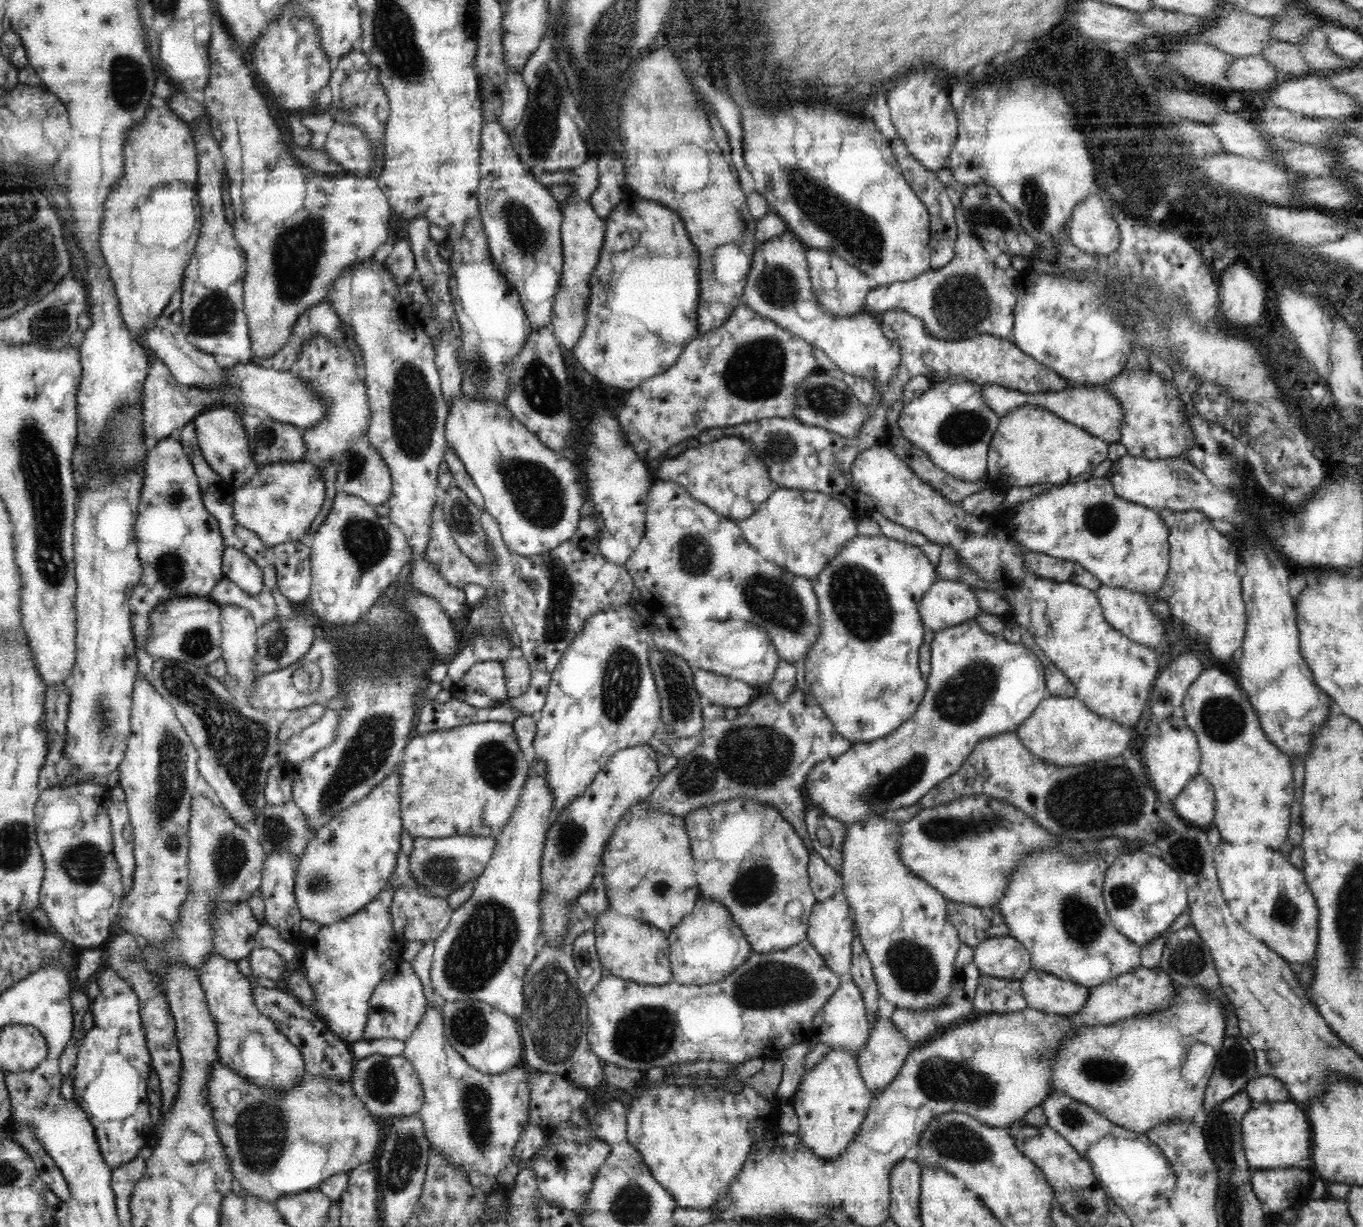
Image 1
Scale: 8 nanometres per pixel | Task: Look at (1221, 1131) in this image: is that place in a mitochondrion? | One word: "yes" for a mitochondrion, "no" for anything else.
yes

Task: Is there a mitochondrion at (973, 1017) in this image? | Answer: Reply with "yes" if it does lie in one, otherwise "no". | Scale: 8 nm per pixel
no

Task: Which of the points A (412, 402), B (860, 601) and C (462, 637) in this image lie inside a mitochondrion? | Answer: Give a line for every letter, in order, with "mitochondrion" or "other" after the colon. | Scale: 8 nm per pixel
A: mitochondrion
B: mitochondrion
C: other

